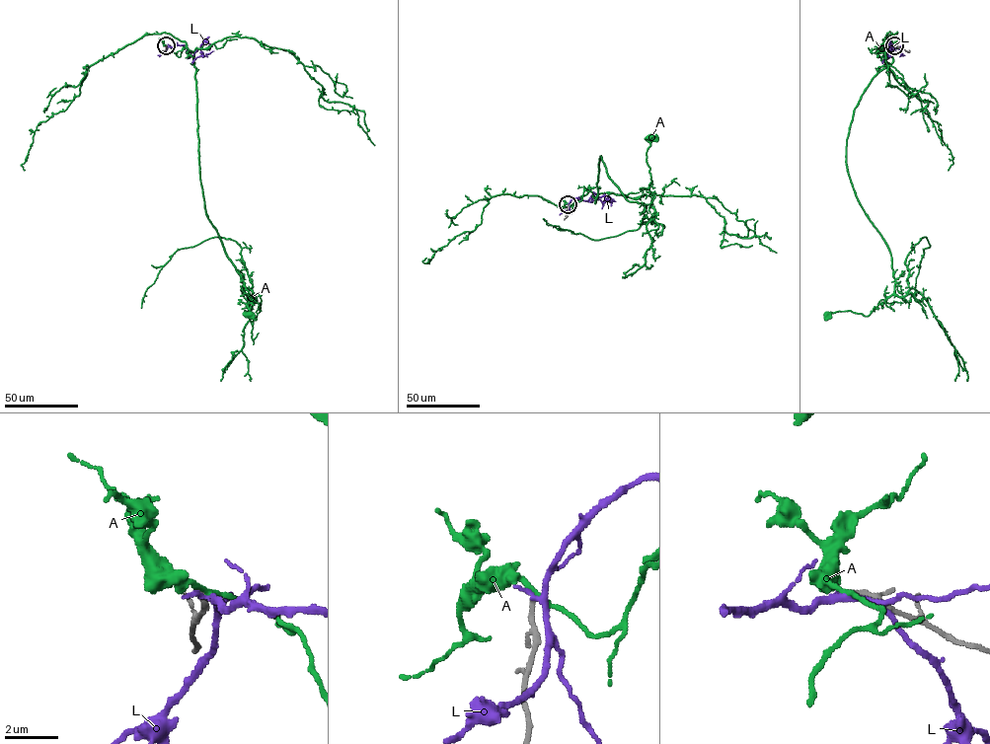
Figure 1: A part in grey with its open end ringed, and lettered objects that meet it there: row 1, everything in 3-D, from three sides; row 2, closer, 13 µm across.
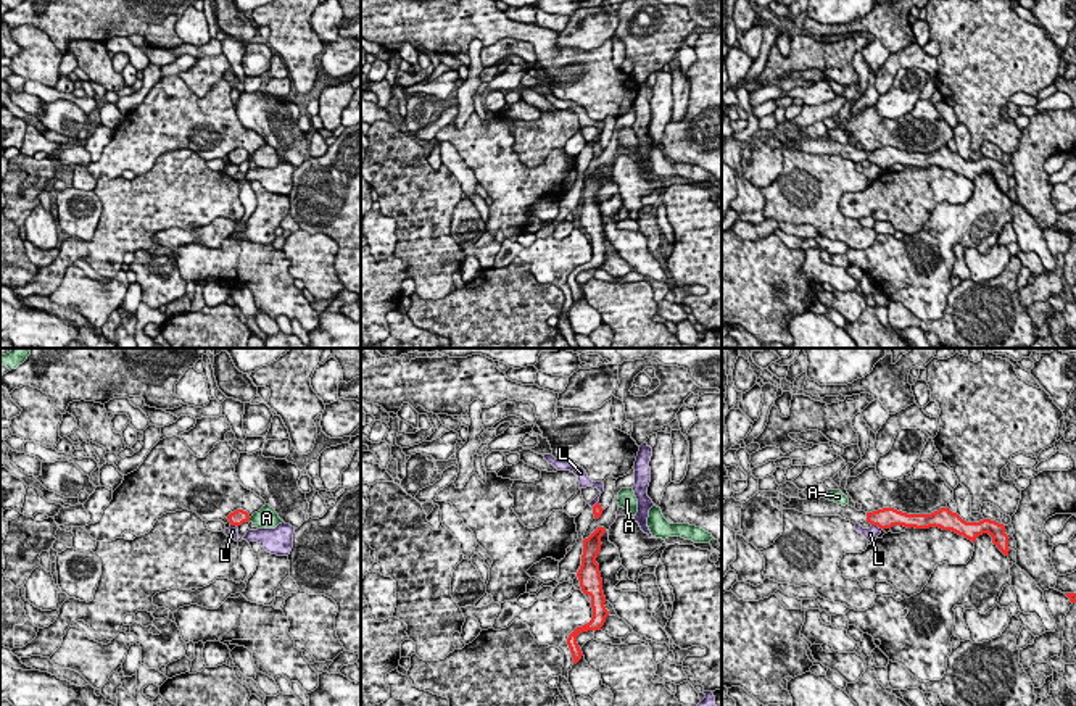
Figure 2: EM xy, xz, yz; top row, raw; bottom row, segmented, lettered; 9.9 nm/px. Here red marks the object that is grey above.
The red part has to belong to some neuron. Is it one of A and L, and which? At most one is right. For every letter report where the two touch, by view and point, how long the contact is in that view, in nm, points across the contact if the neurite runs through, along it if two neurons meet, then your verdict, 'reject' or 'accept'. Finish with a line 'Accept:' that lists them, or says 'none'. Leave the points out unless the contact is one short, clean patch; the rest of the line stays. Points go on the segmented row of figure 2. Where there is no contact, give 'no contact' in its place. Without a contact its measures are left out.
A: no contact | reject
L: yz (878, 526) | 140 nm | along yz (872, 524), (883, 529) | reject
Accept: none

